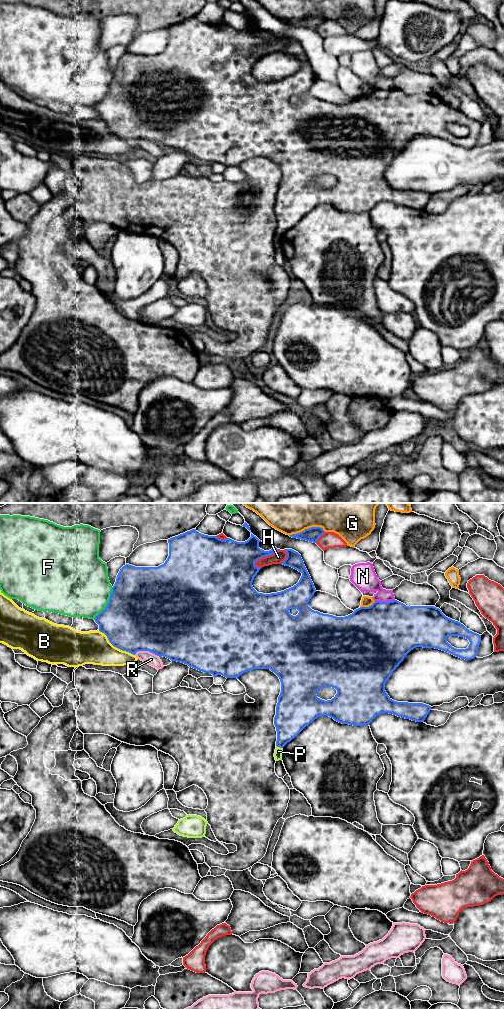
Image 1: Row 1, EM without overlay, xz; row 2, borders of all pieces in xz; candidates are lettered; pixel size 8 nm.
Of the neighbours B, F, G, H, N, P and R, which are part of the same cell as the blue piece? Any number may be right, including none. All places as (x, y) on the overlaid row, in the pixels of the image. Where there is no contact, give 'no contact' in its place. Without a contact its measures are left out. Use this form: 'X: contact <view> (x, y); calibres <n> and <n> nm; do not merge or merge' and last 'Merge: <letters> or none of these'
B: contact xz (115, 646); calibres 480 and 260 nm; do not merge
F: contact xz (108, 603); calibres 500 and 460 nm; do not merge
G: contact xz (308, 528); calibres 120 and 480 nm; do not merge
H: contact xz (265, 556); calibres 320 and 100 nm; do not merge
N: contact xz (384, 602); calibres 500 and 190 nm; do not merge
P: contact xz (279, 746); calibres 260 and 60 nm; do not merge
R: contact xz (146, 650); calibres 500 and 100 nm; do not merge
Merge: none of these

